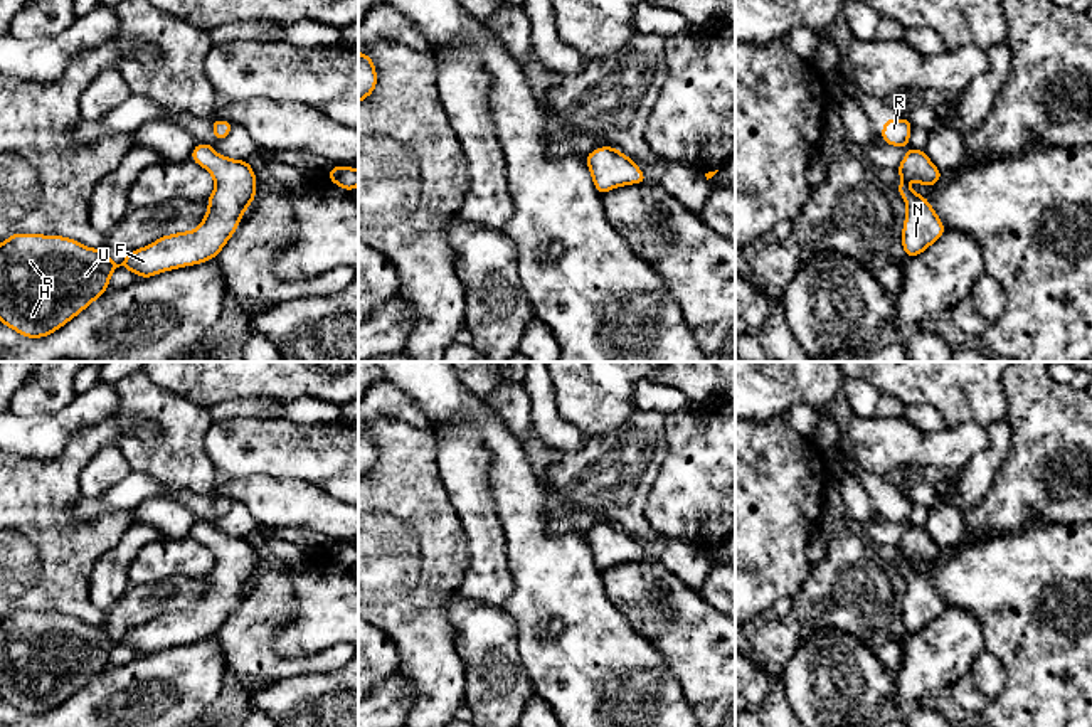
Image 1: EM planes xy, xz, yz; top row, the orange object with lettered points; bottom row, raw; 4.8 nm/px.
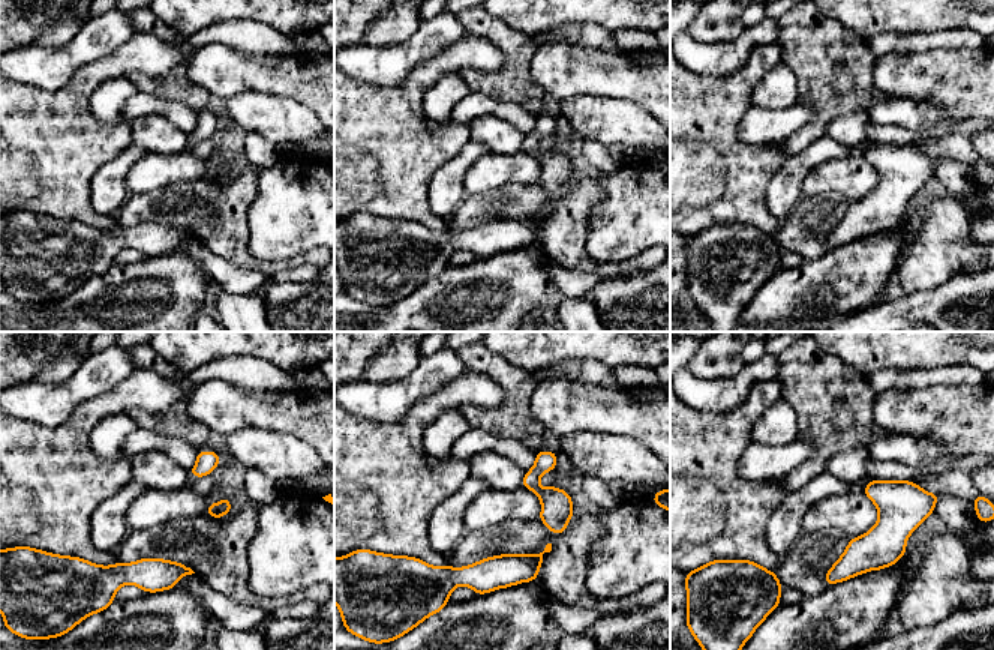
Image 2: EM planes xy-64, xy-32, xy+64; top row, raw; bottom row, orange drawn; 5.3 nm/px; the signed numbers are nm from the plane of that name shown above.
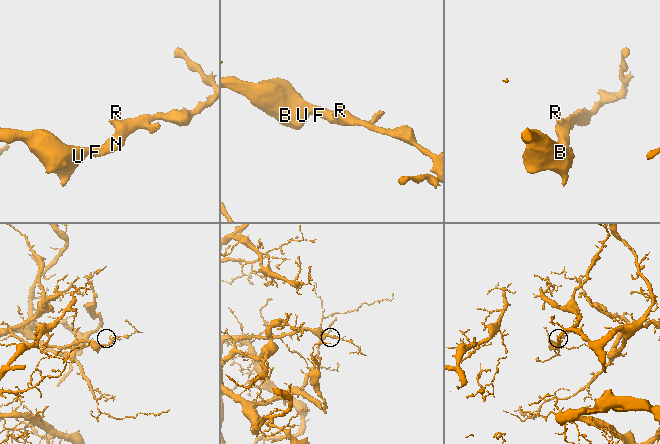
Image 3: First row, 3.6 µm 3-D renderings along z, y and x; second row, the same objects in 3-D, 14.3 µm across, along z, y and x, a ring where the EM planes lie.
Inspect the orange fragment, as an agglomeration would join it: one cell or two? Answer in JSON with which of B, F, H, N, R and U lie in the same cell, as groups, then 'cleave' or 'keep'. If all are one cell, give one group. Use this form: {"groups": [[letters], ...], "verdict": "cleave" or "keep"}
{"groups": [["B", "F", "H", "N", "R", "U"]], "verdict": "keep"}

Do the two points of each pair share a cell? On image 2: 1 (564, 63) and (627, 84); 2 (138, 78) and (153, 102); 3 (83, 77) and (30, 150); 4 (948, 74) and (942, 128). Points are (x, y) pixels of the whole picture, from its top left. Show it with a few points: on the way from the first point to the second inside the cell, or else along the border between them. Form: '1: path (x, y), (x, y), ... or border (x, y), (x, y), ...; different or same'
1: path (579, 71), (612, 74); same
2: border (138, 92), (176, 99), (183, 104); different
3: path (75, 95), (62, 119), (48, 132); same
4: border (954, 117), (978, 119); different

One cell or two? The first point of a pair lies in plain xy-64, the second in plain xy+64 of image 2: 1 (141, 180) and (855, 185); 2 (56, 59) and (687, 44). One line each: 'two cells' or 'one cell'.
1: one cell
2: one cell

